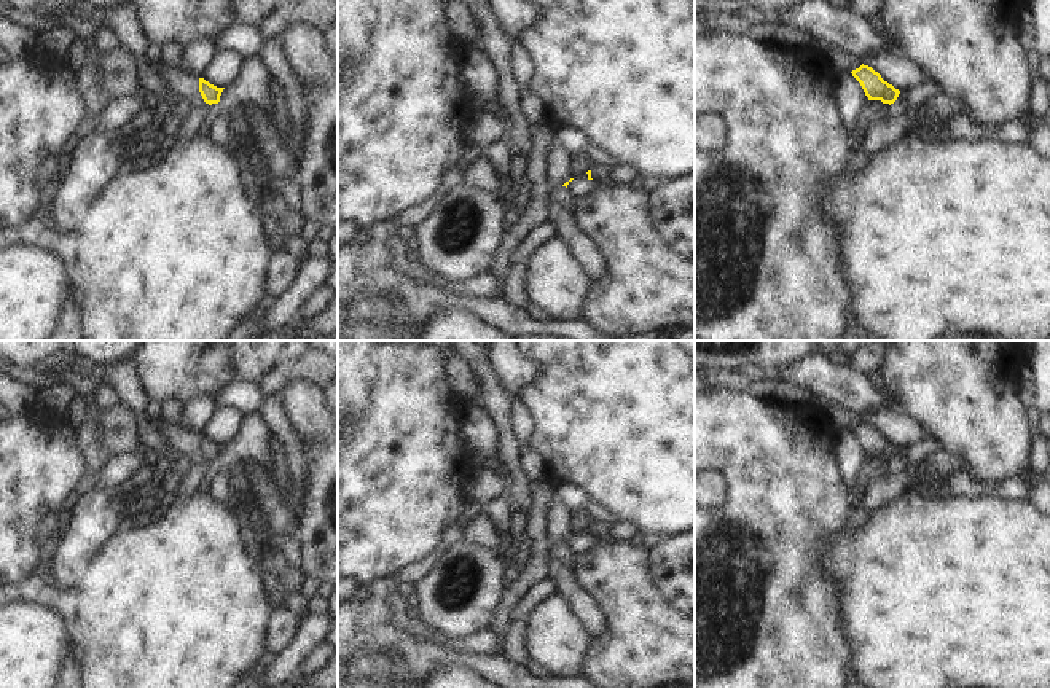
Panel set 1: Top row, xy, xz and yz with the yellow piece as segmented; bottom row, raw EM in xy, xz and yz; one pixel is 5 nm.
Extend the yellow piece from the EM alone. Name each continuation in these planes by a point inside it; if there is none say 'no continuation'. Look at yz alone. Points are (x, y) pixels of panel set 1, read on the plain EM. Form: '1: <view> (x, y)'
no continuation

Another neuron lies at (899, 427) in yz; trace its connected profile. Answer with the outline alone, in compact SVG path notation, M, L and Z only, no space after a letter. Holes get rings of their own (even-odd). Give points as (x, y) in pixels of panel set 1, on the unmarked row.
M887 405L873 411L867 409L860 416L864 422L872 424L884 438L899 448L910 448L927 433L916 424L913 416Z

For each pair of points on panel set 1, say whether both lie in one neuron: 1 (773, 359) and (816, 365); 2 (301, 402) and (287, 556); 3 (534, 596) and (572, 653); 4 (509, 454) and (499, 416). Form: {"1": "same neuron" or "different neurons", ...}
{"1": "different neurons", "2": "different neurons", "3": "different neurons", "4": "same neuron"}

